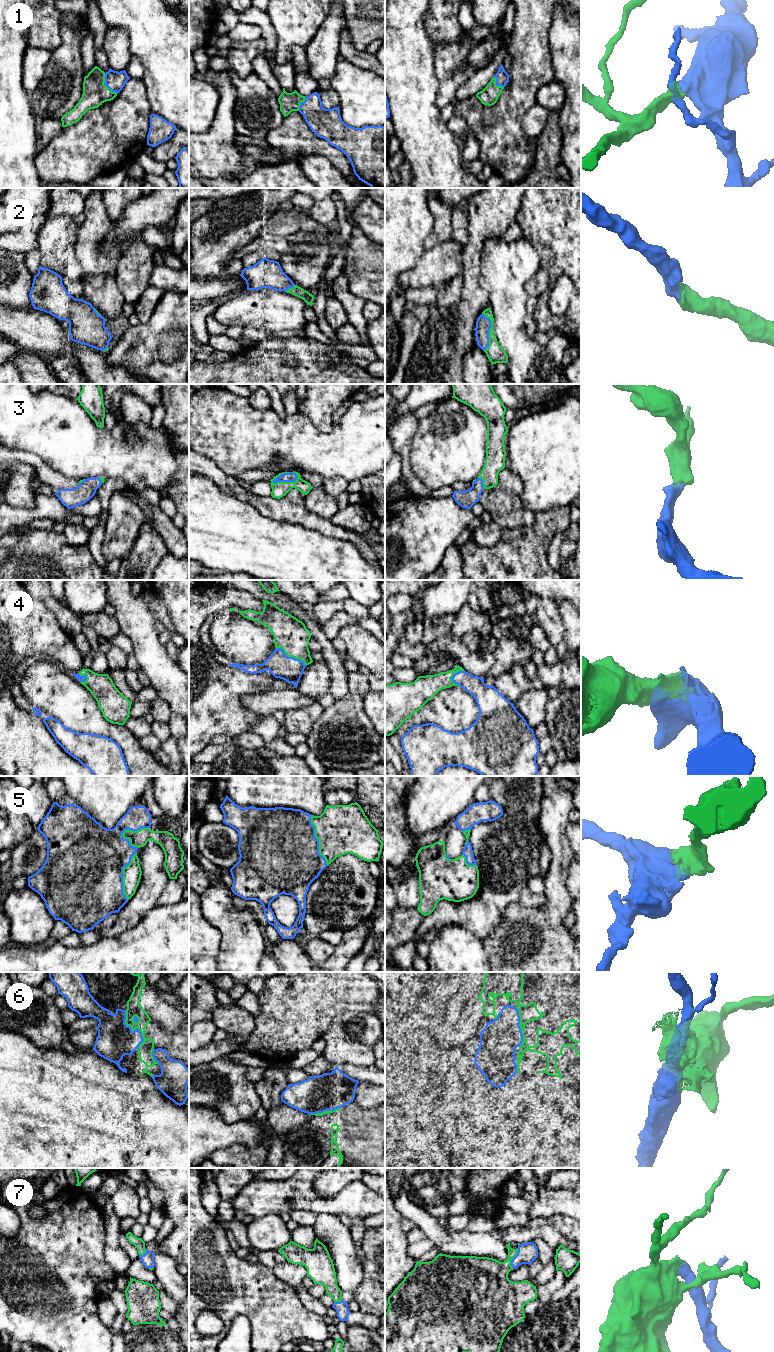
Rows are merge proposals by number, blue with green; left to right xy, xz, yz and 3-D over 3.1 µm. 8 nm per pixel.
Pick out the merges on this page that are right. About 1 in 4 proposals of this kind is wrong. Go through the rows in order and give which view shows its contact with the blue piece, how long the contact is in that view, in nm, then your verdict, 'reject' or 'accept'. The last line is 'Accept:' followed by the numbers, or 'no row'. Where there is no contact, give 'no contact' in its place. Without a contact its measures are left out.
1: contact in xy; length 200 nm; accept
2: contact in yz; length 320 nm; accept
3: contact in xz; length 220 nm; accept
4: contact in xz; length 300 nm; accept
5: contact in xz; length 440 nm; accept
6: contact in xy; length 320 nm; reject
7: contact in yz; length 170 nm; accept
Accept: 1, 2, 3, 4, 5, 7

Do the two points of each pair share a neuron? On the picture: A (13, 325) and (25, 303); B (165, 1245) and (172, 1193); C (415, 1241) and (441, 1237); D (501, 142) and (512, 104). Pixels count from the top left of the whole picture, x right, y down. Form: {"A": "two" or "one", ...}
{"A": "two", "B": "one", "C": "two", "D": "one"}

